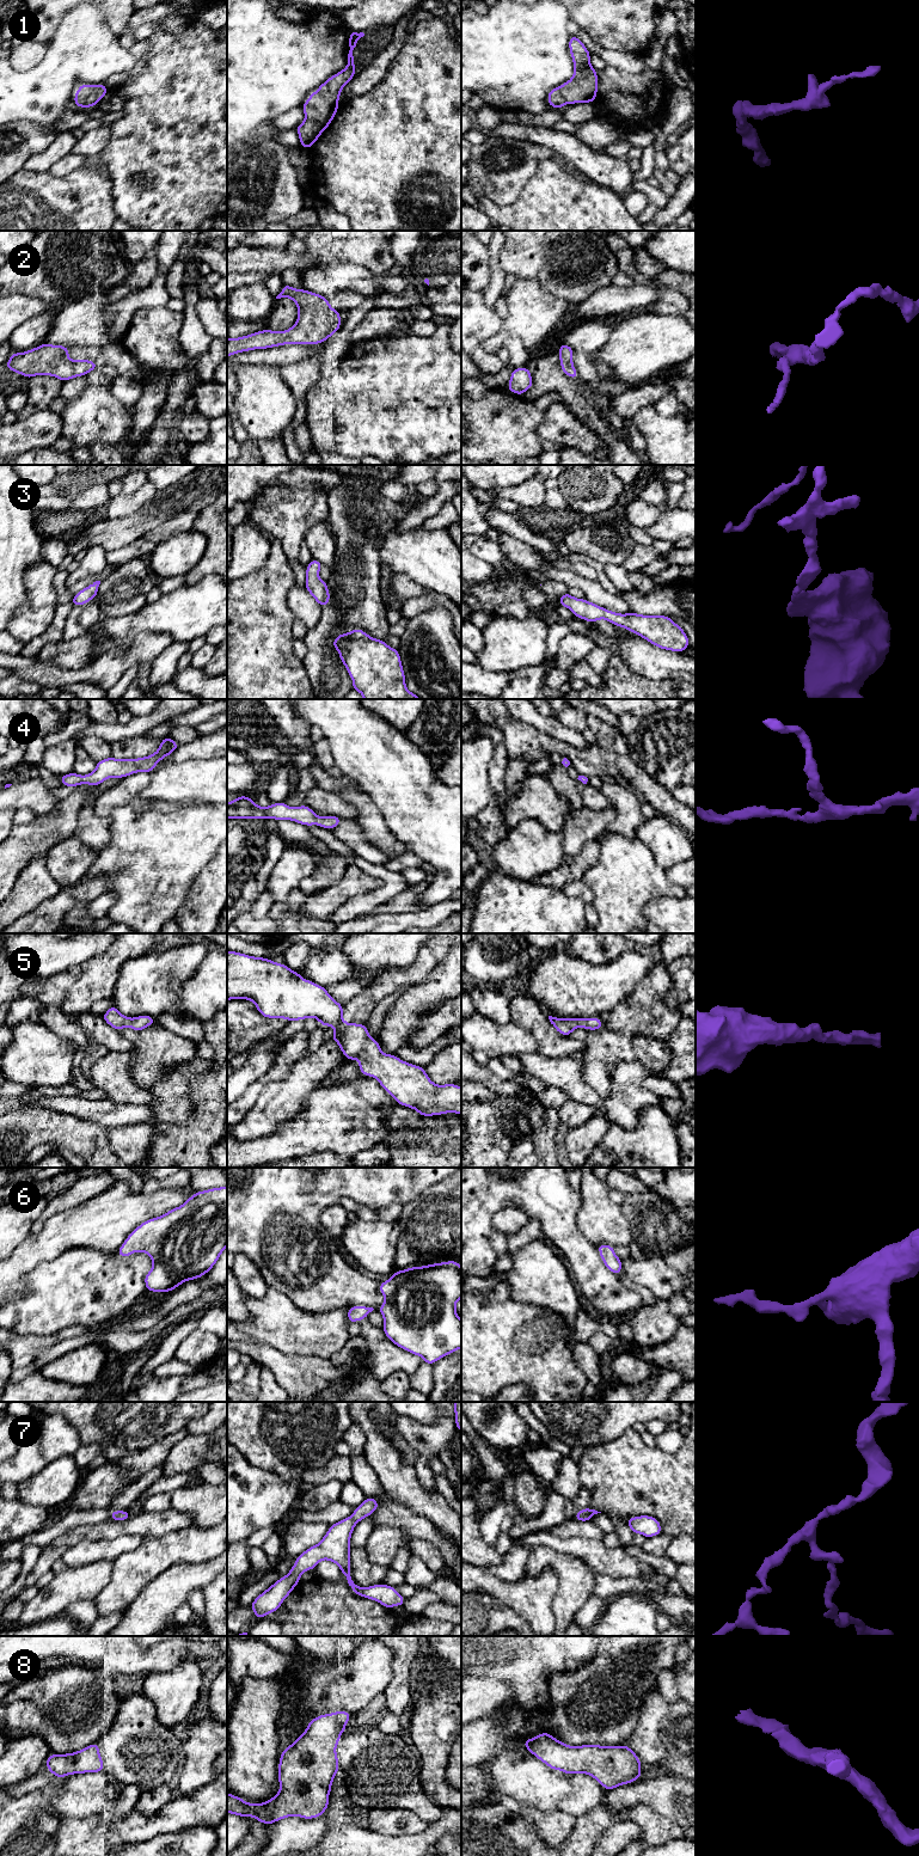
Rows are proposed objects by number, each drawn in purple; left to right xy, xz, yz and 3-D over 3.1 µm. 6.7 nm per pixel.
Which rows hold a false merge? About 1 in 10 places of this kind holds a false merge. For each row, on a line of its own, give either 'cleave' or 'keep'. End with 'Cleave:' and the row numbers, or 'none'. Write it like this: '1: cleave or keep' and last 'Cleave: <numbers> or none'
1: keep
2: keep
3: keep
4: keep
5: keep
6: keep
7: keep
8: keep
Cleave: none

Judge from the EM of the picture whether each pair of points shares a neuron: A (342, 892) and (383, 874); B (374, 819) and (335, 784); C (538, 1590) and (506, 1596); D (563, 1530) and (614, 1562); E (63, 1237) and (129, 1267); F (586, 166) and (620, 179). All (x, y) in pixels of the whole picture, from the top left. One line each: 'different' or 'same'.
A: different
B: same
C: same
D: different
E: different
F: same

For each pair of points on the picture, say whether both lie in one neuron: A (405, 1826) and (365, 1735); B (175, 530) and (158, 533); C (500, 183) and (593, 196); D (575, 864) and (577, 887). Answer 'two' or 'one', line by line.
A: two
B: one
C: two
D: two

